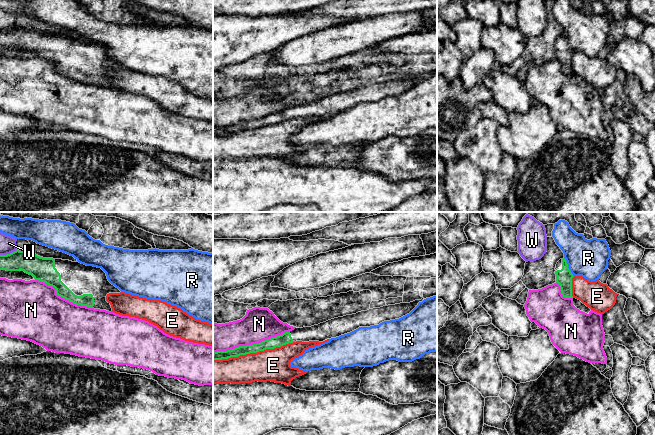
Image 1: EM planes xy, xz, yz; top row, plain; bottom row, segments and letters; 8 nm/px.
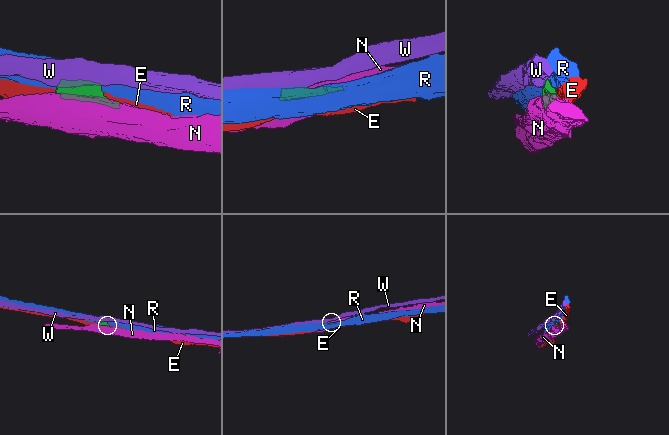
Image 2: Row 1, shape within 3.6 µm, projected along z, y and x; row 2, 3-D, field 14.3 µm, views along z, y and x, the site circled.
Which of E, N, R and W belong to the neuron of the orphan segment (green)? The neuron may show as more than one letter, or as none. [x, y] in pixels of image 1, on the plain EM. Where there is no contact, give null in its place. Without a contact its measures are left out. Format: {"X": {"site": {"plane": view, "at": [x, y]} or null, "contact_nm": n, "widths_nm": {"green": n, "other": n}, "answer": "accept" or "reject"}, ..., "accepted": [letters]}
{"E": {"site": {"plane": "xz", "at": [253, 128]}, "contact_nm": 650, "widths_nm": {"green": 90, "other": 260}, "answer": "reject"}, "N": {"site": {"plane": "xz", "at": [252, 120]}, "contact_nm": 650, "widths_nm": {"green": 90, "other": 260}, "answer": "reject"}, "R": {"site": {"plane": "yz", "at": [567, 43]}, "contact_nm": 180, "widths_nm": {"green": 130, "other": 300}, "answer": "reject"}, "W": {"site": {"plane": "xy", "at": [8, 30]}, "contact_nm": 140, "widths_nm": {"green": 170, "other": 130}, "answer": "reject"}, "accepted": []}

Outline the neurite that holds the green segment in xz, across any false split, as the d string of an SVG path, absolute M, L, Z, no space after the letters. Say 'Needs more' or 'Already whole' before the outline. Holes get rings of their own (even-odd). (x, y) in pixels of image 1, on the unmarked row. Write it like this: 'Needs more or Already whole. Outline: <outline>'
Needs more. Outline: M424 74L410 79L386 81L380 84L361 87L352 91L334 94L311 103L295 104L292 107L285 108L282 111L272 113L260 119L239 122L227 127L214 128L213 136L222 136L250 129L257 129L259 127L274 125L296 117L323 118L327 115L336 114L350 109L359 103L370 103L379 101L384 97L399 95L409 90L418 81L418 79L423 76Z

